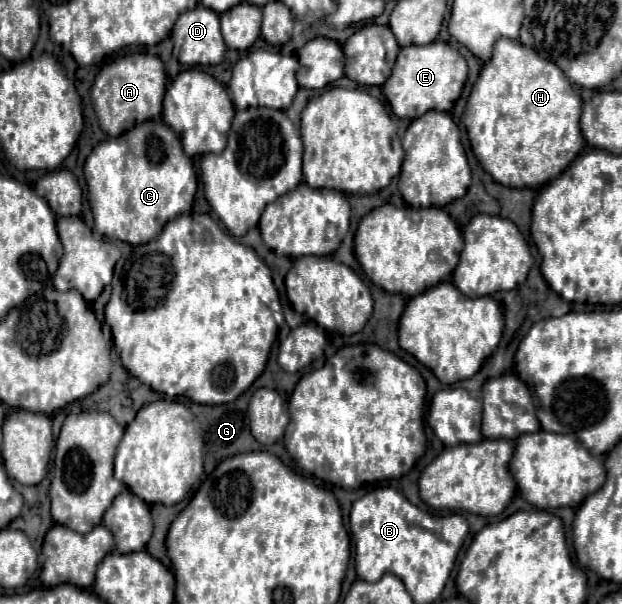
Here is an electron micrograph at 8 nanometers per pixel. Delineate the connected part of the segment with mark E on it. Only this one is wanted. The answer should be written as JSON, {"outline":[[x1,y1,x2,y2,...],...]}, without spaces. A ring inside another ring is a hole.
{"outline":[[433,41,429,45,409,45,399,51,395,67,383,85,383,93,397,117,417,119,431,109,451,111,453,103,461,95,465,79,467,61,451,45,443,41]]}

